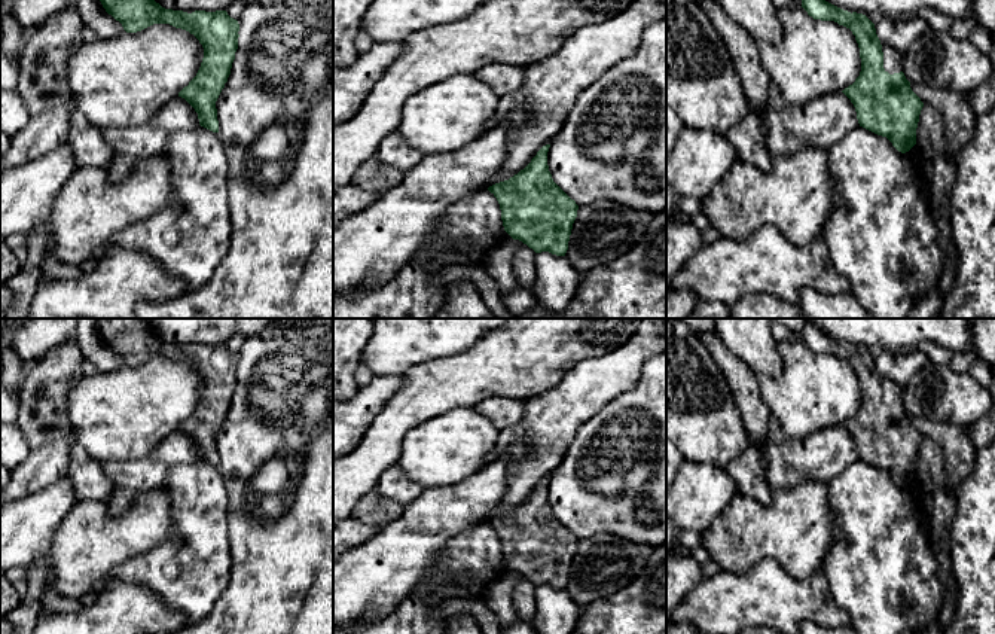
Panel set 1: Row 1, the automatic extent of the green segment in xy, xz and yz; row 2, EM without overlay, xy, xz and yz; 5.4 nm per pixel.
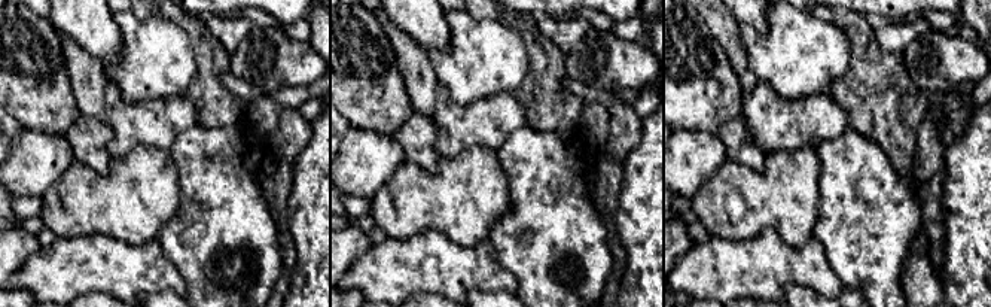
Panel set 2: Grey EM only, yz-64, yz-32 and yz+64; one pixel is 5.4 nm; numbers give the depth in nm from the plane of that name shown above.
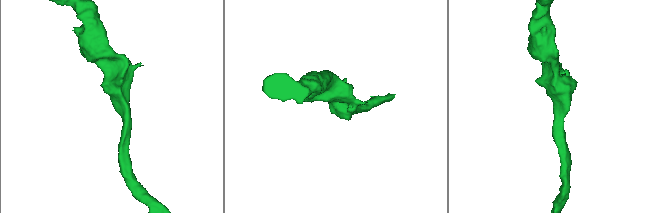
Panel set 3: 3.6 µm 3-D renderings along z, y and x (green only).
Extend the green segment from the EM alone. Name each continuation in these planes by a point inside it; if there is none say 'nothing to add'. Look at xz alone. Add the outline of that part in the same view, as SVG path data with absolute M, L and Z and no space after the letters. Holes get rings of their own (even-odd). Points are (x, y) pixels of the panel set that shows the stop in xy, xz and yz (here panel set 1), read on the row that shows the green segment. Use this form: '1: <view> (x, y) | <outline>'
nothing to add

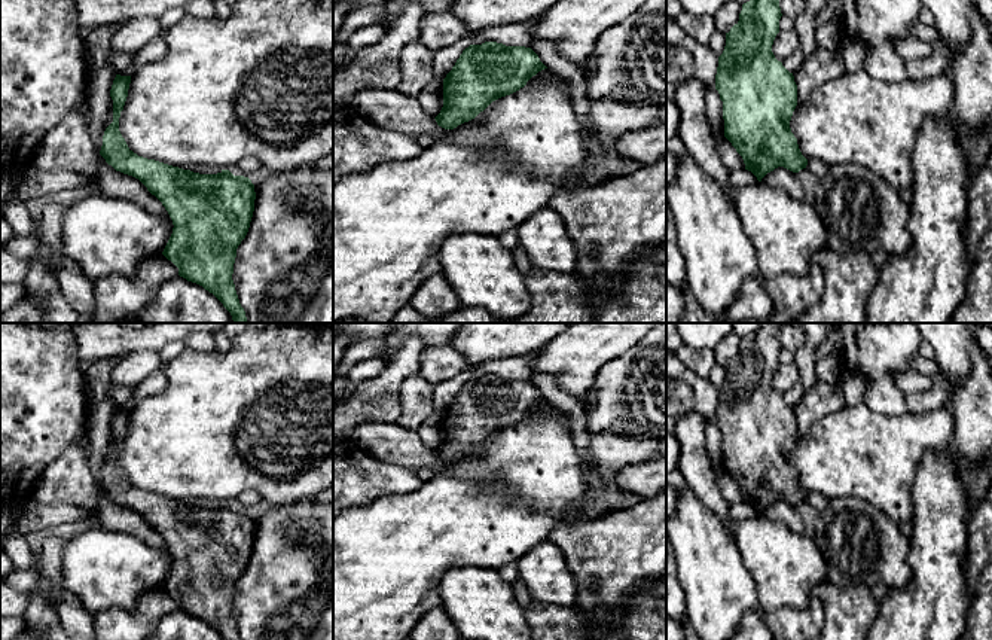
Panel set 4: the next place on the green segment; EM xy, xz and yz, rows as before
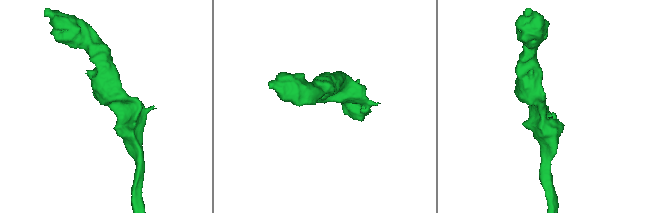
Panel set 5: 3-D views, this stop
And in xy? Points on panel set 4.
nothing to add

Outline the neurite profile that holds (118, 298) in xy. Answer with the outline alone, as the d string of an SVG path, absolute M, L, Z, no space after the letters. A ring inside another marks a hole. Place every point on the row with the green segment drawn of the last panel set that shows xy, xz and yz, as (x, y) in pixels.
M164 255L146 259L135 275L112 274L94 281L95 314L82 323L119 323L134 317L155 301L158 289L178 268Z

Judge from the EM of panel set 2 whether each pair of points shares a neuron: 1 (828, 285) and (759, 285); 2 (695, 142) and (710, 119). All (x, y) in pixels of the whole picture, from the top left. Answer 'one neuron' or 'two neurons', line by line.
1: one neuron
2: two neurons

